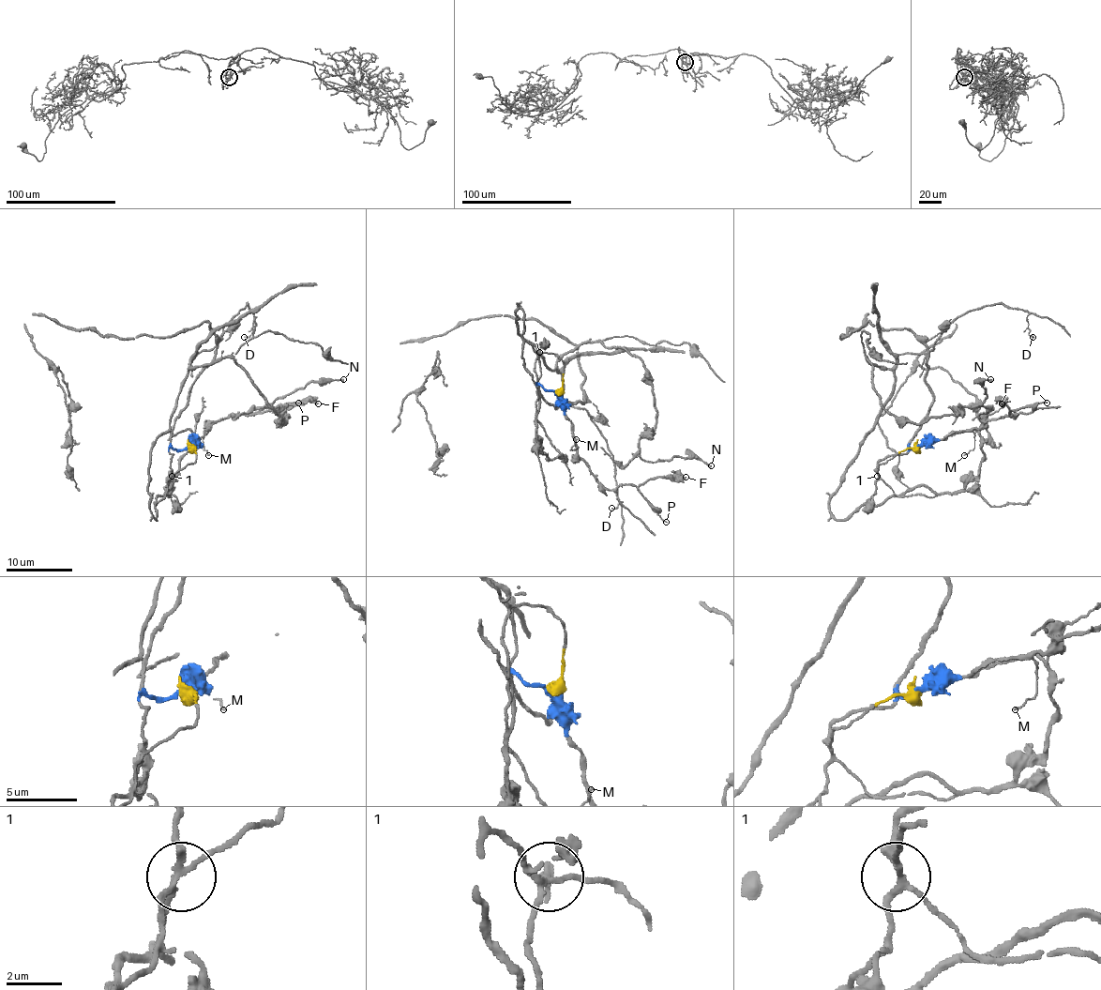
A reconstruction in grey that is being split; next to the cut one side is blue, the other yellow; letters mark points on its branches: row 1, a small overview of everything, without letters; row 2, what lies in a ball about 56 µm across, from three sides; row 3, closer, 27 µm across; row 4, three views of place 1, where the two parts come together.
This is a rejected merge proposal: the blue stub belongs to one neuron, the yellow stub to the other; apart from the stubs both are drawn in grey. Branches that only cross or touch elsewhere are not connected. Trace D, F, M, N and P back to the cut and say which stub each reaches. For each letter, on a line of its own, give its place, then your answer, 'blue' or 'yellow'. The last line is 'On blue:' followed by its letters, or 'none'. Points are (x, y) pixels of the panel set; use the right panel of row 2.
D: place (1033, 337); yellow
F: place (1002, 403); blue
M: place (964, 455); blue
N: place (990, 379); yellow
P: place (1047, 403); blue
On blue: F, M, P

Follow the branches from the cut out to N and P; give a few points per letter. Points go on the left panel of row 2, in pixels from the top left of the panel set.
N: (188, 447), (157, 519), (152, 444), (188, 369), (233, 360), (285, 423), (272, 403), (343, 378)
P: (188, 447), (217, 420), (265, 412), (298, 402)

